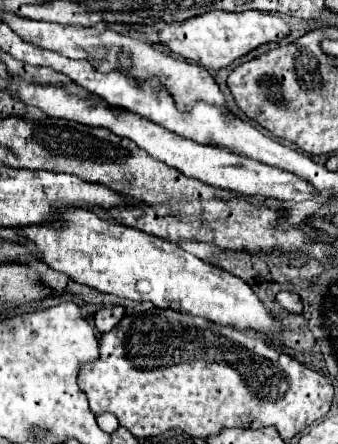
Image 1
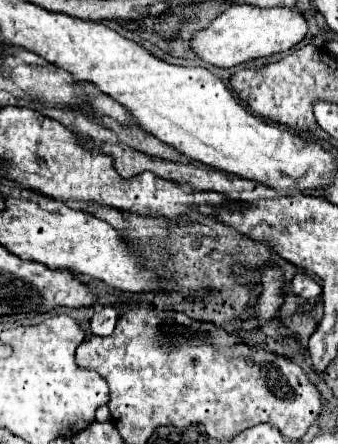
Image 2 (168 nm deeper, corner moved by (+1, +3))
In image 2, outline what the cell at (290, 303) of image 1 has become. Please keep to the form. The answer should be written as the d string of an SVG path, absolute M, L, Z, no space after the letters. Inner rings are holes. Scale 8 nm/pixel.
M298 271L292 279L292 293L298 295L300 299L308 301L308 299L314 299L314 297L322 295L322 285L312 275Z

